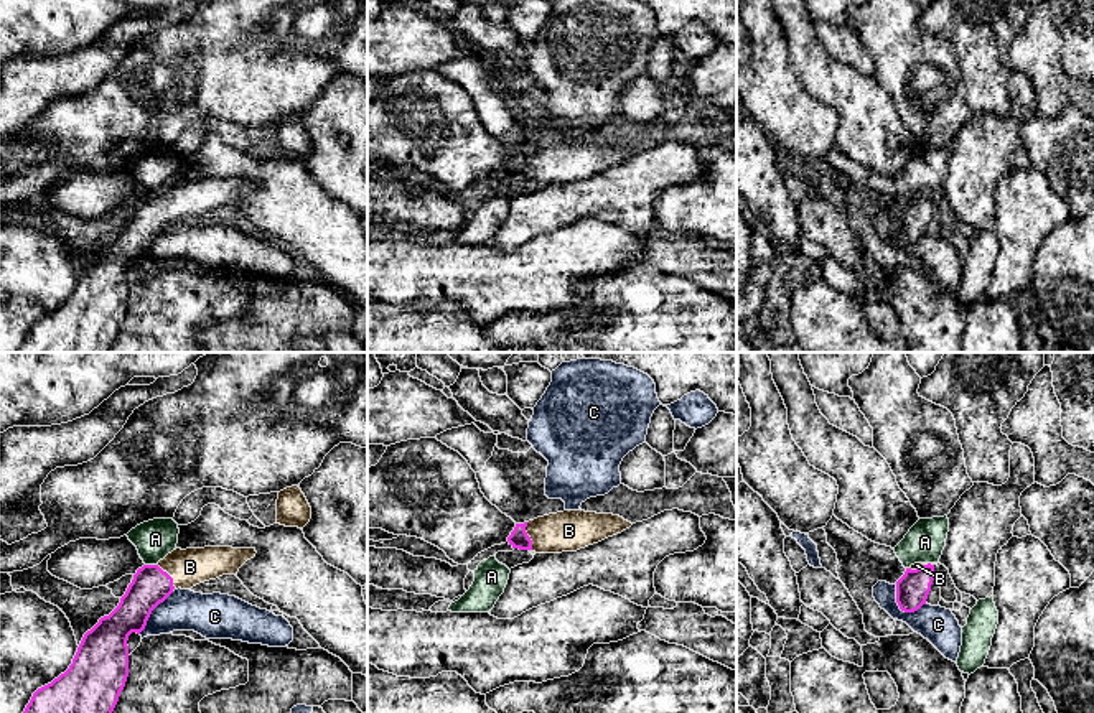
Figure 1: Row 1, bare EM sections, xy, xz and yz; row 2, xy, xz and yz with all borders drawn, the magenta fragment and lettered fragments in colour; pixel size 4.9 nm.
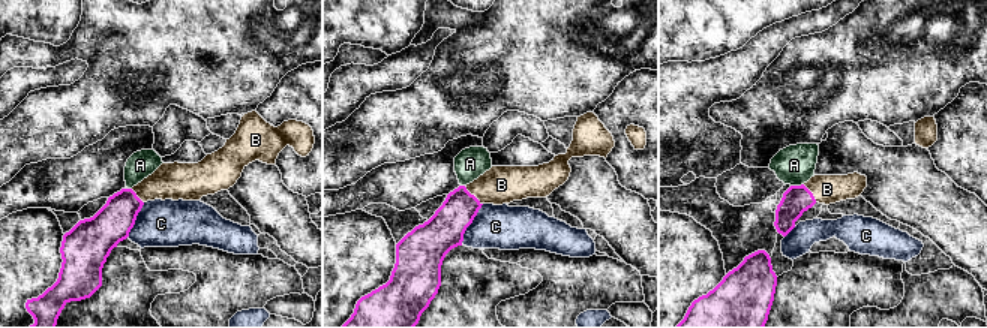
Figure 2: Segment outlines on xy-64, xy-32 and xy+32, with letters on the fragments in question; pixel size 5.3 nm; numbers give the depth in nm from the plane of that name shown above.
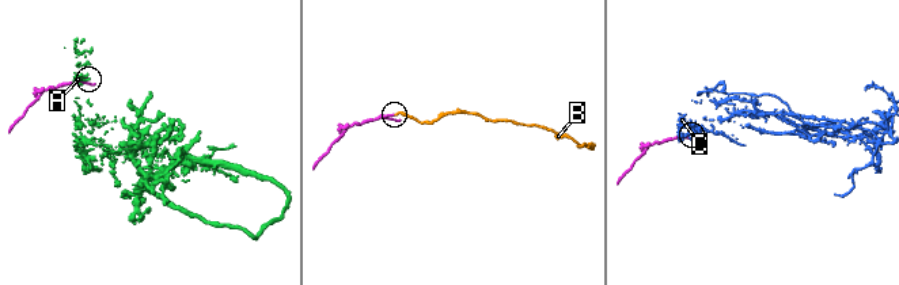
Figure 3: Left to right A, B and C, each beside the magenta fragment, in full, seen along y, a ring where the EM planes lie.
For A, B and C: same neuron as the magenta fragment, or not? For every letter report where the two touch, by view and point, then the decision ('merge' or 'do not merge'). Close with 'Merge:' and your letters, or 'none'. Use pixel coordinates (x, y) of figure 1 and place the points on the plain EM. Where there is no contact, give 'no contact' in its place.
A: xy (150, 196) | do not merge
B: xz (528, 167) | merge
C: yz (902, 241) | do not merge
Merge: B

